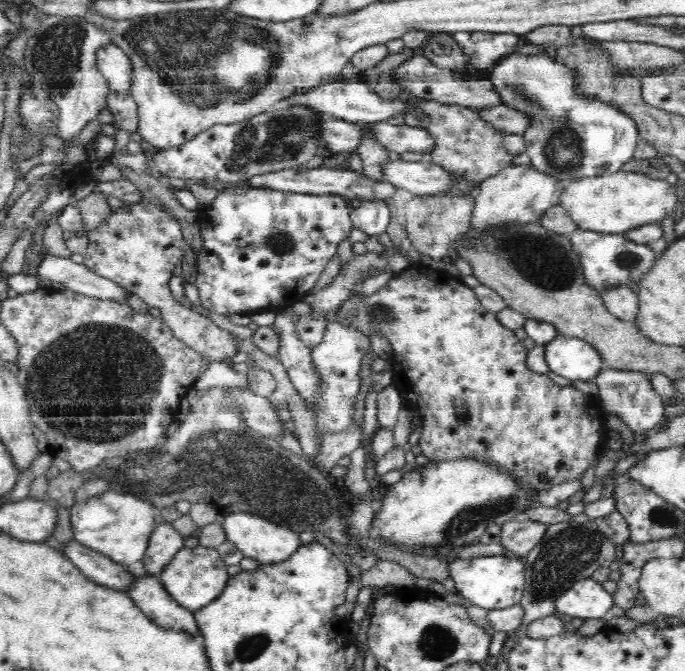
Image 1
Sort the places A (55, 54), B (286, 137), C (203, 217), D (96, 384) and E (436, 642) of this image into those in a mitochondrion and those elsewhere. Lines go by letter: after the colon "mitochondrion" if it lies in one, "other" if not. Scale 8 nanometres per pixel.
A: mitochondrion
B: mitochondrion
C: other
D: mitochondrion
E: mitochondrion

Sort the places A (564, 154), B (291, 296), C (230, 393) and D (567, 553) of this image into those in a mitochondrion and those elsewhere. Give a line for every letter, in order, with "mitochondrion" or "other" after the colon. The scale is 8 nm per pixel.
A: mitochondrion
B: other
C: other
D: mitochondrion

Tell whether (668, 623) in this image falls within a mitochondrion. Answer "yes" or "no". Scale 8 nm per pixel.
no

